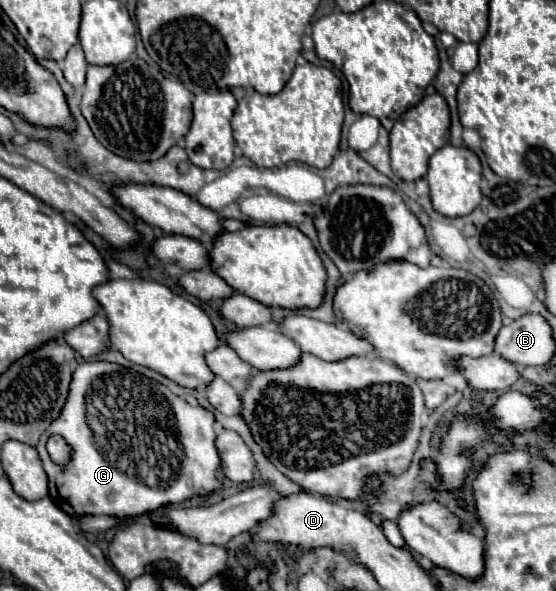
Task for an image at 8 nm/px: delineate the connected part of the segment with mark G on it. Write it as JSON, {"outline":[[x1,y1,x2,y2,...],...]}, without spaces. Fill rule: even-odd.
{"outline":[[108,361,80,363,72,375,68,401,60,417,46,429,38,443,38,455,48,475,49,493,57,495,55,503,68,515,112,515,120,521,138,519,166,505,182,503,194,493,212,493,220,487,220,457,214,445,214,413,204,407,192,407,168,387,144,379,122,365],[50,435,60,435,70,445,72,455,66,465,54,463,46,451]]}

